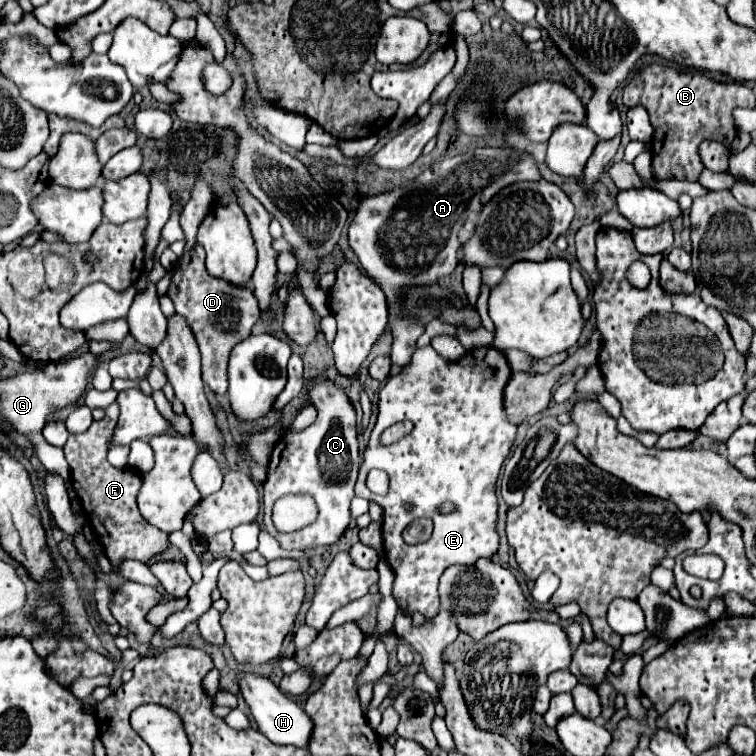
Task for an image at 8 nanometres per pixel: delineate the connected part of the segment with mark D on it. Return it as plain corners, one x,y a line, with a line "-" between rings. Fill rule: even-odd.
195,244
181,258
167,294
171,296
175,310
187,318
187,324
191,324
195,332
195,338
201,350
201,360
203,360
203,382
215,394
225,394
229,352
239,340
251,334
253,324
261,316
261,310
253,292
249,288
231,288
231,284
227,284
225,280
209,276
205,270
205,252
199,244
-
223,326
237,326
237,332
235,328
223,328

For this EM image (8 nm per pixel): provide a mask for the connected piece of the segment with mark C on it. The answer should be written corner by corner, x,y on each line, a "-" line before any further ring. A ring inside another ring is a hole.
317,386
311,392
313,406
317,408
317,418
311,426
307,426
299,434
287,434
283,436
271,454
267,480
263,484
263,504
265,514
263,521
265,530
281,544
285,550
311,550
319,546
329,546
341,538
345,528
351,522
351,500
355,496
353,488
357,482
357,470
359,470
359,440
357,440
357,424
355,424
355,410
343,390
337,386
-
307,492
315,498
319,508
319,518
295,532
295,534
279,534
273,528
272,512
273,502
285,494
299,494

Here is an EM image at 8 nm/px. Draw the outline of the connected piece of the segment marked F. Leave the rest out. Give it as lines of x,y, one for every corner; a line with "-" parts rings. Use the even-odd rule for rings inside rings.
113,402
105,410
105,418
93,422
91,428
83,434
69,436
67,444
63,446
65,458
71,466
73,488
77,498
83,504
83,510
95,530
97,540
101,542
105,556
113,562
115,570
121,560
139,560
149,562
157,552
163,552
169,546
167,534
159,532
159,528
151,526
137,508
137,492
139,492
139,474
133,468
115,468
107,462
107,444
113,436
113,428
117,424
119,406
-
103,528
107,534
103,534

